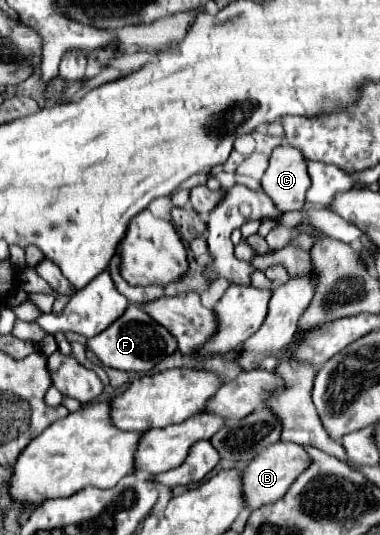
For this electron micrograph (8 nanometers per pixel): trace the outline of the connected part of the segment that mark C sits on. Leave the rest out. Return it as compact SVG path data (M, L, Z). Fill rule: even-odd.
M283 142L269 158L269 168L261 178L261 190L273 200L281 212L299 210L305 204L305 192L309 188L309 174L303 154Z

